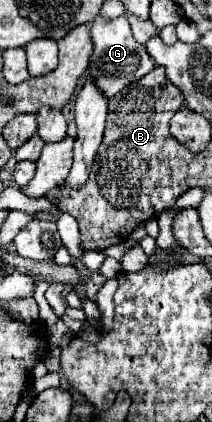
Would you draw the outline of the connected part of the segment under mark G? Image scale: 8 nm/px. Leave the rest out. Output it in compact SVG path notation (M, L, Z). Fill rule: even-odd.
M96 16L90 32L92 32L94 52L92 52L92 58L90 58L88 74L96 80L98 88L108 98L118 94L124 86L140 80L142 76L146 76L154 68L154 60L146 52L146 48L134 40L130 24L126 22L124 16L120 16L116 20L110 20L110 22L104 22L100 16Z

